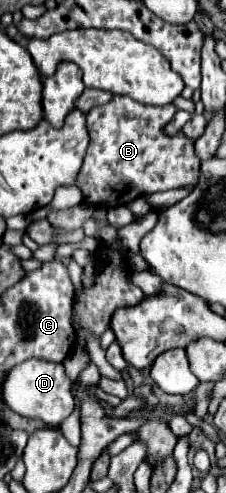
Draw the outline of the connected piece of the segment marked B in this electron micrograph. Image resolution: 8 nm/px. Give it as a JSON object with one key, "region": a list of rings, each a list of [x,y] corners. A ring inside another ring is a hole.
{"region":[[[113,96],[111,102],[93,106],[87,112],[87,130],[91,136],[87,156],[83,160],[81,172],[77,176],[77,186],[83,190],[83,202],[91,206],[123,206],[135,198],[141,198],[151,192],[161,190],[175,190],[175,188],[193,188],[199,178],[199,158],[193,150],[193,140],[183,138],[179,132],[177,136],[167,136],[163,126],[173,118],[175,106],[165,106],[165,110],[149,110],[149,106],[141,106],[131,98]]]}

